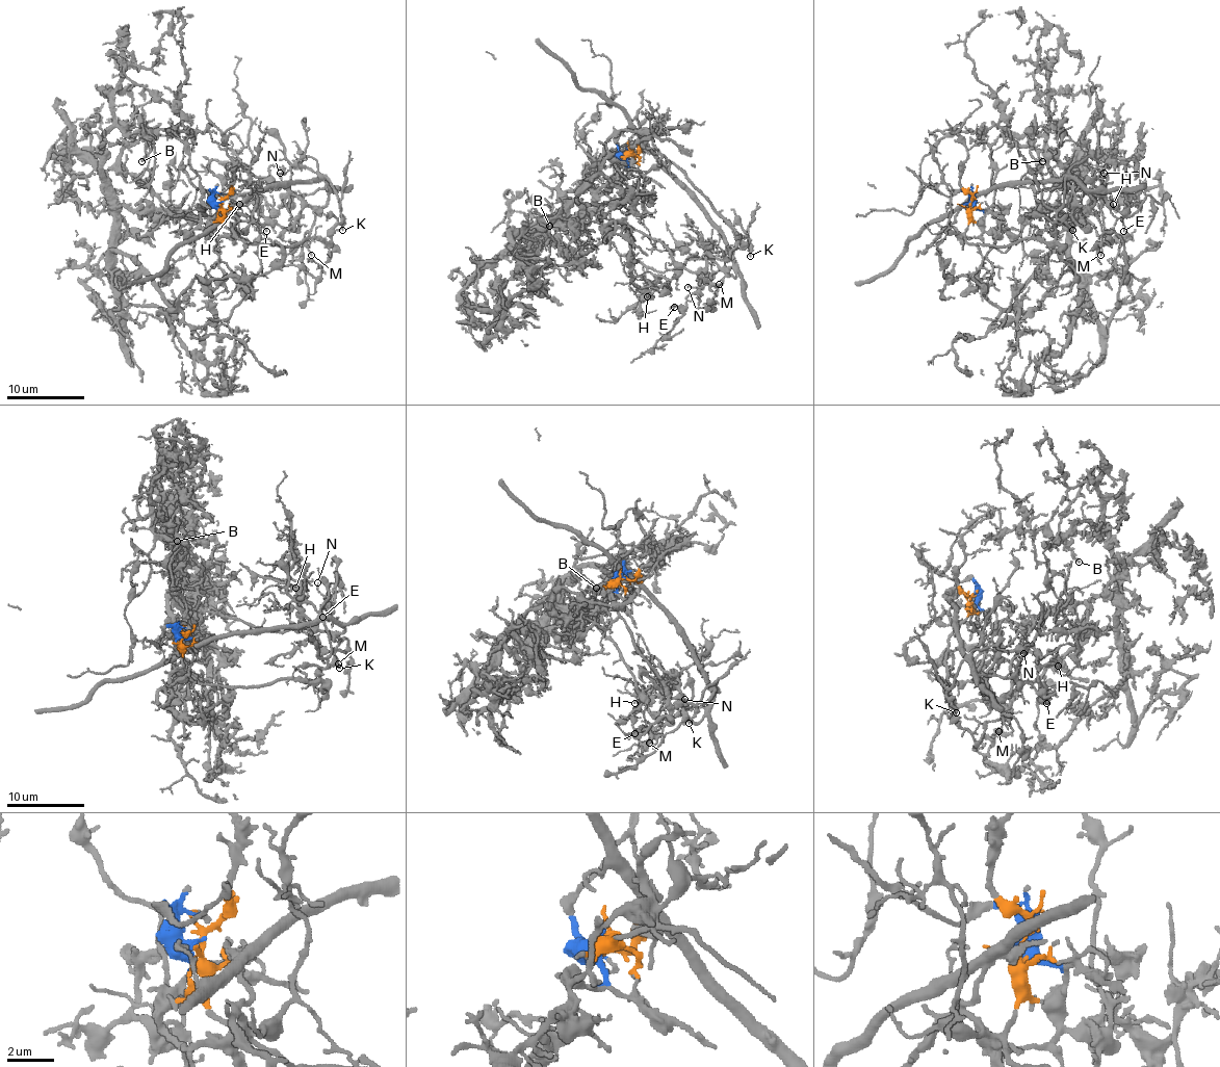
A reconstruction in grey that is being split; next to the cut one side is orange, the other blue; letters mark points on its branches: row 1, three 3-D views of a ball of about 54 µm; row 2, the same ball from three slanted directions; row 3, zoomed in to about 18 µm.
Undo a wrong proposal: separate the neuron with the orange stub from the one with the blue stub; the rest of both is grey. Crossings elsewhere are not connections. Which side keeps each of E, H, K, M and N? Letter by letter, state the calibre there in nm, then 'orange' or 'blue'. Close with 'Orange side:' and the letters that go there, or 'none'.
E: calibre 140 nm; orange
H: calibre 140 nm; orange
K: calibre 170 nm; orange
M: calibre 150 nm; orange
N: calibre 110 nm; orange
Orange side: E, H, K, M, N

